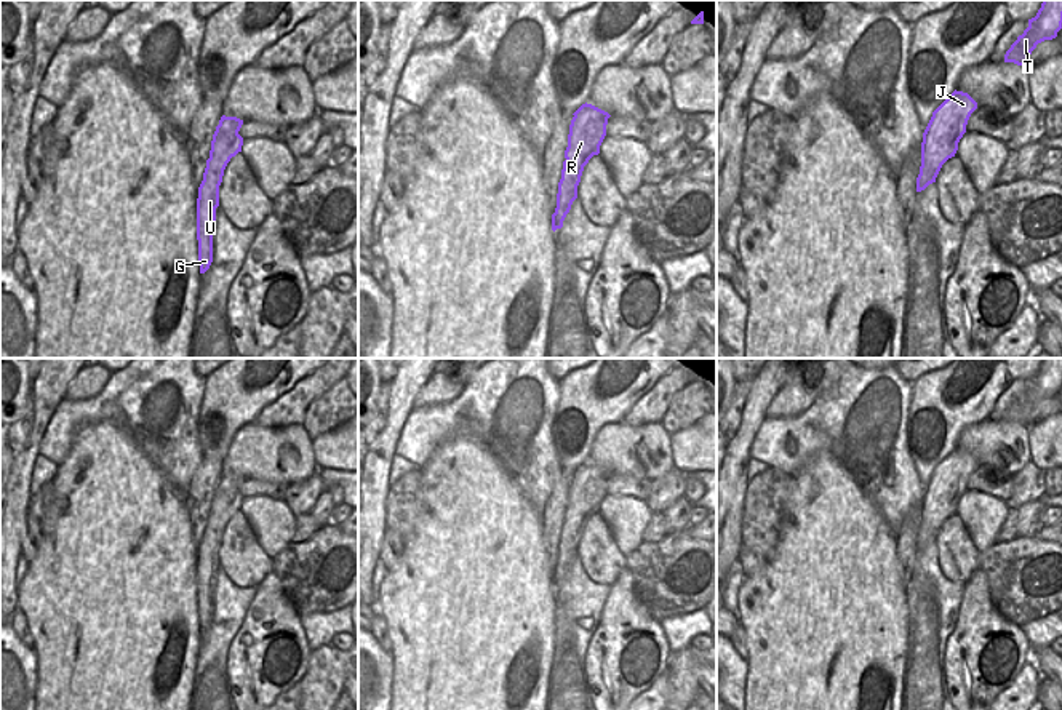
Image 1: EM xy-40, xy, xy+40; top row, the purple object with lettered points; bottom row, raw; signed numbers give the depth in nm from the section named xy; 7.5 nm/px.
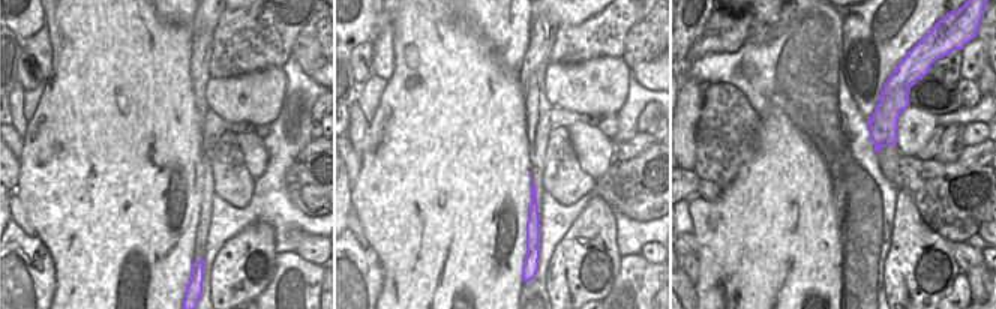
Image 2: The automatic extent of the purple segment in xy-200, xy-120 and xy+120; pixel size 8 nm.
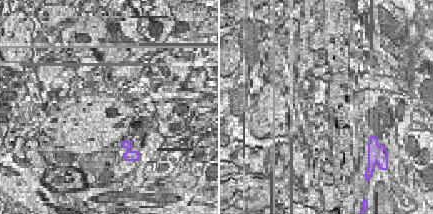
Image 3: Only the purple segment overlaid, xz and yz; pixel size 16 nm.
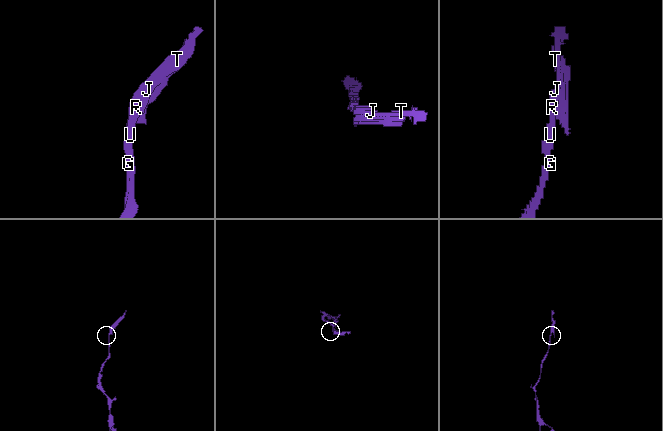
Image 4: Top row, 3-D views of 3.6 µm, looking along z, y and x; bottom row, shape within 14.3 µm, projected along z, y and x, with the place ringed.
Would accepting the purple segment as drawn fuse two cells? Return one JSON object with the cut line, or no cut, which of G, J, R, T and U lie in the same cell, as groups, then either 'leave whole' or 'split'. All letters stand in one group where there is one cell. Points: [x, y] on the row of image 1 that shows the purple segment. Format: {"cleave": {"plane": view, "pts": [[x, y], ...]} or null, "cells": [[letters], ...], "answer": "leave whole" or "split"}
{"cleave": {"plane": "xy+40", "pts": [[922, 157], [926, 157], [939, 170]]}, "cells": [["G", "U"], ["J", "R", "T"]], "answer": "split"}

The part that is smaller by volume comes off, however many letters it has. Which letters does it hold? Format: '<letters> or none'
J, R, T

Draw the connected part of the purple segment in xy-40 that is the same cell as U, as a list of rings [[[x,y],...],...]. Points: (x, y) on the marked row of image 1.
[[[208,158],[197,198],[197,240],[198,265],[205,273],[213,262],[213,235],[216,232],[216,208],[219,206],[219,185],[224,170],[216,160]]]

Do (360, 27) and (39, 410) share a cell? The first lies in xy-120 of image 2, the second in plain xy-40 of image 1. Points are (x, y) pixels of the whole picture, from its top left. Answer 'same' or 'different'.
different

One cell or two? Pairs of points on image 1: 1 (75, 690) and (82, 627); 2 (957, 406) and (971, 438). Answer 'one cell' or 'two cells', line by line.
1: one cell
2: two cells

